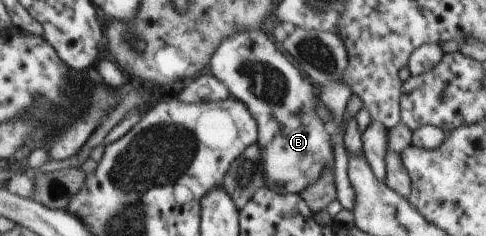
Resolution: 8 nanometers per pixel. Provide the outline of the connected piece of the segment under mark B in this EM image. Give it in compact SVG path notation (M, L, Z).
M263 30L237 32L235 36L222 41L208 66L213 75L227 87L231 97L242 101L257 122L257 144L260 146L265 186L275 193L300 194L305 188L315 185L327 168L334 169L333 143L325 122L316 112L317 93L313 91L313 84L277 49L273 37L265 35Z

